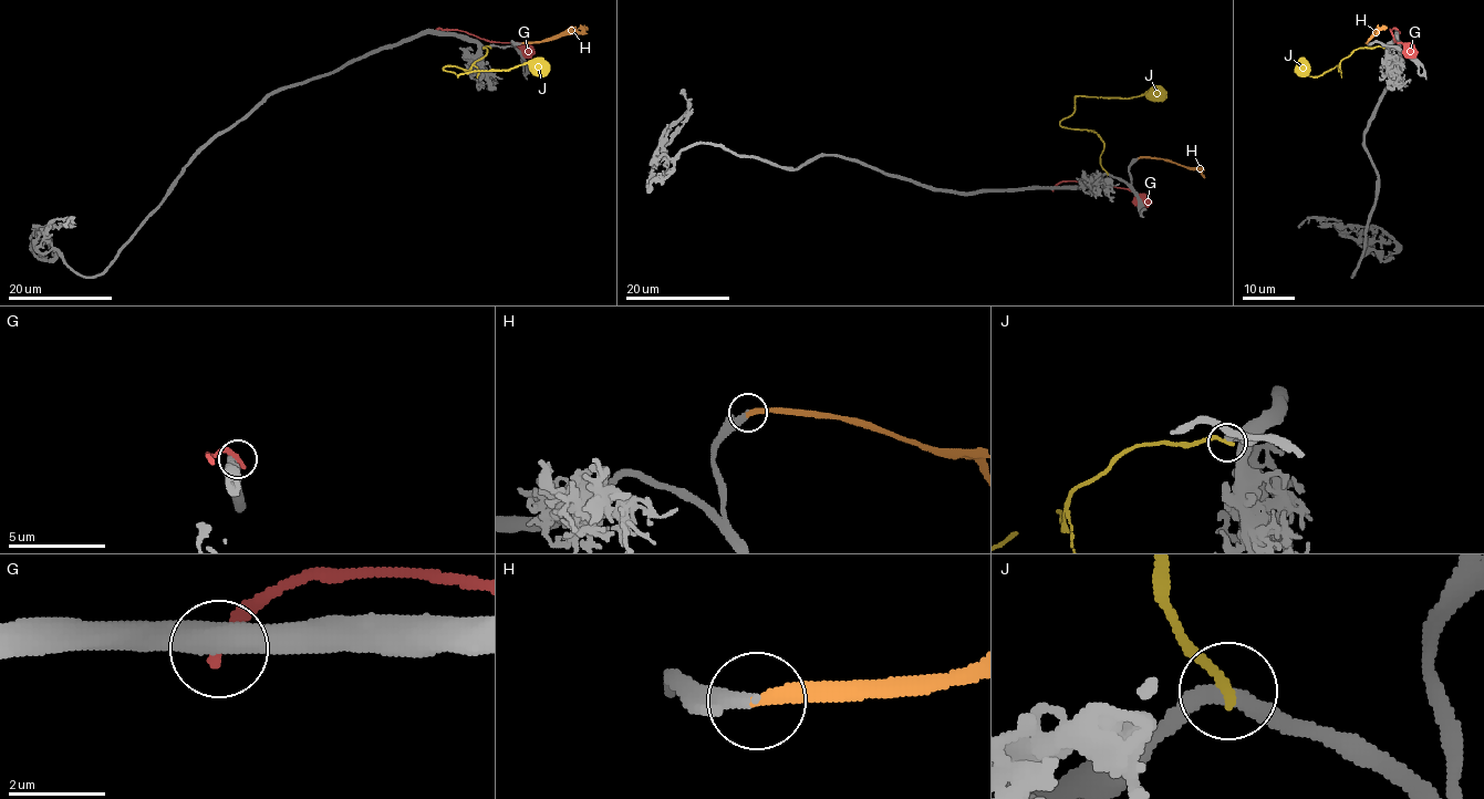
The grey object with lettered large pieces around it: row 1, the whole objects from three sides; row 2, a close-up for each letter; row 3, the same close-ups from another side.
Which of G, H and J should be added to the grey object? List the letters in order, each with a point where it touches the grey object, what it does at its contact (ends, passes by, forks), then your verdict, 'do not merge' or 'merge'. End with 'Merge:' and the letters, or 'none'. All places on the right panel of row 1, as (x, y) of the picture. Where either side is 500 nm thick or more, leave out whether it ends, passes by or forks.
G: (1398, 30) | do not merge
H: (1367, 43) | it ends | merge
J: (1382, 48) | it ends | do not merge
Merge: H

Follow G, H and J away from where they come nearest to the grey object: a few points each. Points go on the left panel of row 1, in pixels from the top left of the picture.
G: (436, 31), (460, 30), (490, 41), (519, 43), (531, 54)
H: (520, 43), (551, 40), (588, 28)
J: (490, 48), (483, 48), (487, 49), (484, 55), (468, 70), (443, 69), (458, 76), (526, 63), (549, 69)

